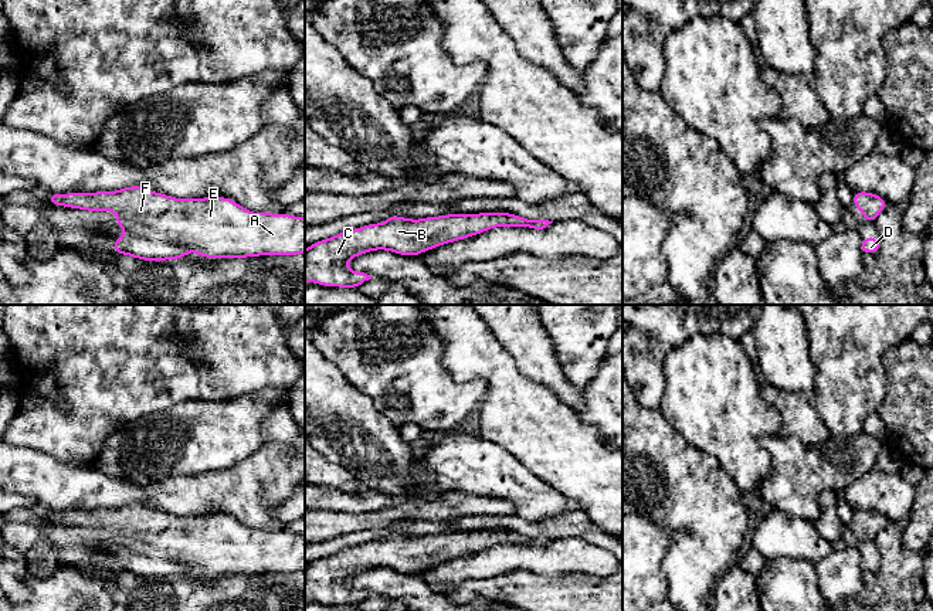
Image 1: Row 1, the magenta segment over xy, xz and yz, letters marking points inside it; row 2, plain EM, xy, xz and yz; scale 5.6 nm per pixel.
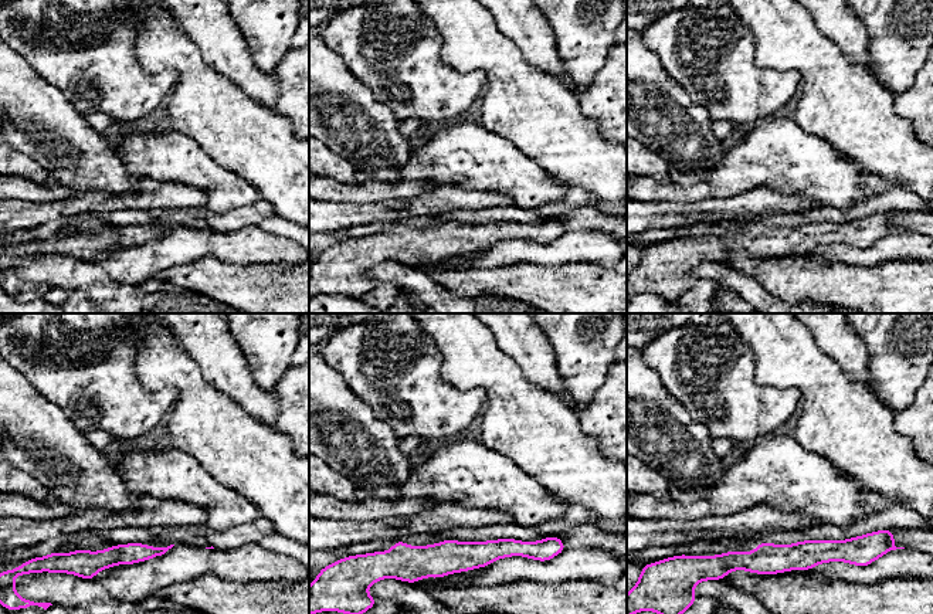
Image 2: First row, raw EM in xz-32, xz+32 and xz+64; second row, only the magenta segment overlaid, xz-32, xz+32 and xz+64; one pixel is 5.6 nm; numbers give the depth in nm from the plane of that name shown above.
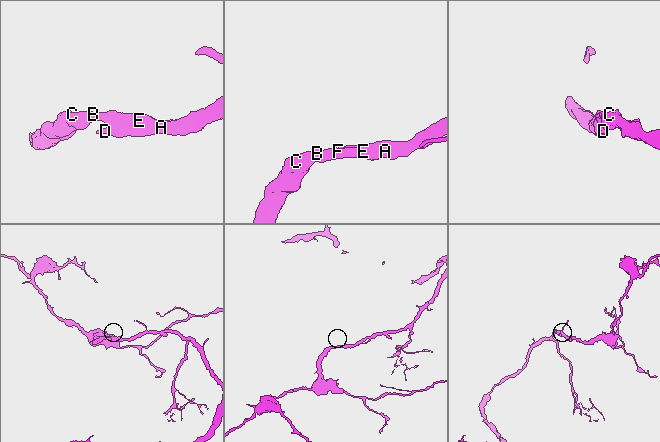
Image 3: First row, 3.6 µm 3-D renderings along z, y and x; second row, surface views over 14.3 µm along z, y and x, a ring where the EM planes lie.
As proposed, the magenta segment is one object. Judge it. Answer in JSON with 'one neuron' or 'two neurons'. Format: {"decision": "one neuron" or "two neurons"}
{"decision": "one neuron"}

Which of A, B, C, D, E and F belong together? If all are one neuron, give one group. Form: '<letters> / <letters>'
A B C D E F

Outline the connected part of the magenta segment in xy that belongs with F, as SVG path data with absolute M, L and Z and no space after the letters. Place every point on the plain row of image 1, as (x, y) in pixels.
M129 503L118 509L48 510L47 517L52 523L116 530L115 542L128 553L116 556L112 567L143 578L187 576L187 568L194 568L206 576L305 571L305 534L292 534L286 530L251 530L228 515L181 517L150 509L143 503Z

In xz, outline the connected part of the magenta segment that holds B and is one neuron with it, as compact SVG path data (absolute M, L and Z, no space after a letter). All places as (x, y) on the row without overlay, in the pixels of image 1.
M510 530L447 532L410 537L390 533L380 542L346 547L332 556L313 560L305 568L305 600L323 604L353 605L371 597L345 581L364 570L387 567L417 574L435 564L478 553L499 543L543 547L553 539L529 537Z

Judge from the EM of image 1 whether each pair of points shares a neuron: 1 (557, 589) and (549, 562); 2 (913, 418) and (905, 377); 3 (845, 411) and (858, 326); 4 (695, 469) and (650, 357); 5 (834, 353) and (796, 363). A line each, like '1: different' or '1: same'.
1: different
2: same
3: same
4: different
5: different

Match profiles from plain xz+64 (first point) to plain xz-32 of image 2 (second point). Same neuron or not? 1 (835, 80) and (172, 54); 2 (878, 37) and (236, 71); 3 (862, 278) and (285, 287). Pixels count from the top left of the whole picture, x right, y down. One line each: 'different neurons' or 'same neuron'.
1: same neuron
2: different neurons
3: same neuron

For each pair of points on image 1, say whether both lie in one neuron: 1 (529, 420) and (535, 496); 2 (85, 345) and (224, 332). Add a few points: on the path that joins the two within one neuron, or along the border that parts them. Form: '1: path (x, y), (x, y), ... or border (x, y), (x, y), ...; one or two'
1: border (509, 451), (535, 475), (562, 492); two
2: path (119, 357), (185, 357), (190, 355); one

